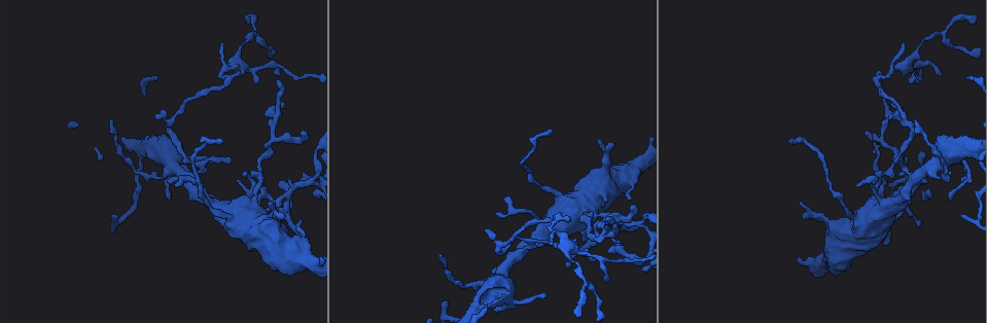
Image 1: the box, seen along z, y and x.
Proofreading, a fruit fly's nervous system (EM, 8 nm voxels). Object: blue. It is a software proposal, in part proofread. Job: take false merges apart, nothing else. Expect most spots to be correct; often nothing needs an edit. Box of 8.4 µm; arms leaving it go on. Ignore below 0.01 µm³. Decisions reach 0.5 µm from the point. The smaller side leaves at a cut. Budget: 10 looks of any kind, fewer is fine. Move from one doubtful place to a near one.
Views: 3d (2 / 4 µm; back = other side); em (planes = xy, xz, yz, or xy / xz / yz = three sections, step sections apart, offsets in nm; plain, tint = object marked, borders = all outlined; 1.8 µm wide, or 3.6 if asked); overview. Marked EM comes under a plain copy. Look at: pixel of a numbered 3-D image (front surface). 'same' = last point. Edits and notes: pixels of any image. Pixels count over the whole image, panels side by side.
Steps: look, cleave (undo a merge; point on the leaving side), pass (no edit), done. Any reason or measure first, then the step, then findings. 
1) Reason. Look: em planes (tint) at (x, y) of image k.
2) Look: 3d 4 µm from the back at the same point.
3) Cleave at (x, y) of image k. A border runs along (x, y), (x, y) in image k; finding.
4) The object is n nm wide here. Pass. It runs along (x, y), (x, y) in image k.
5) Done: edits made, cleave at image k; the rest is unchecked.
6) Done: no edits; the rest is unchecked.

Thick turns thin. Look: 3d 4 µm at (947, 157) of image 1.

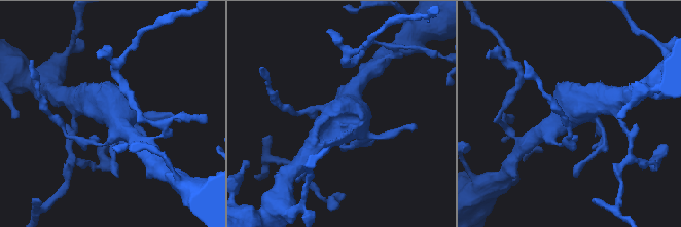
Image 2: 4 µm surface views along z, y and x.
Look: em planes (tint) at (114, 117) of image 2.

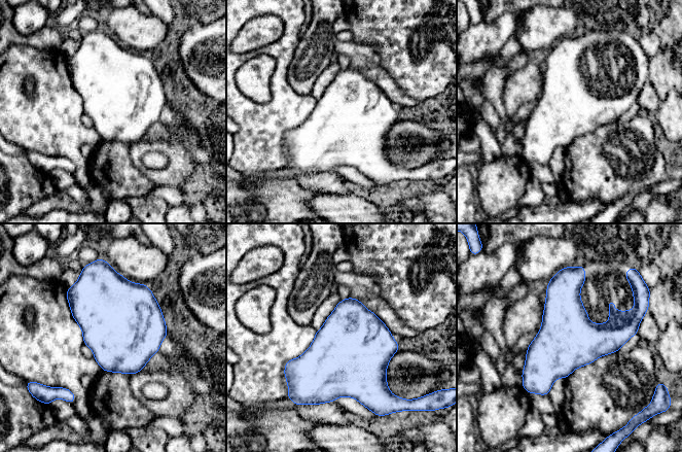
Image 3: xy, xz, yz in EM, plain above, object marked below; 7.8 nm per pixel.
Pass. One neuron here.

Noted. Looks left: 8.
Sharp bend. Look: 3d 4 µm at (911, 196) of image 1.

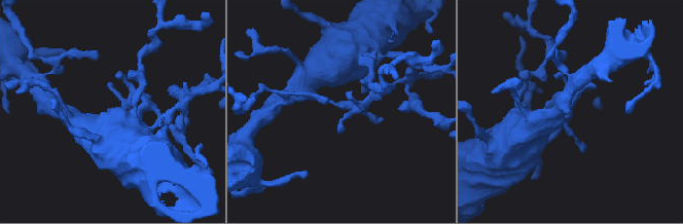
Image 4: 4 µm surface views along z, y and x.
Shape alone is not enough. Look: em yz step 8 (tint) at (128, 104) of image 4.

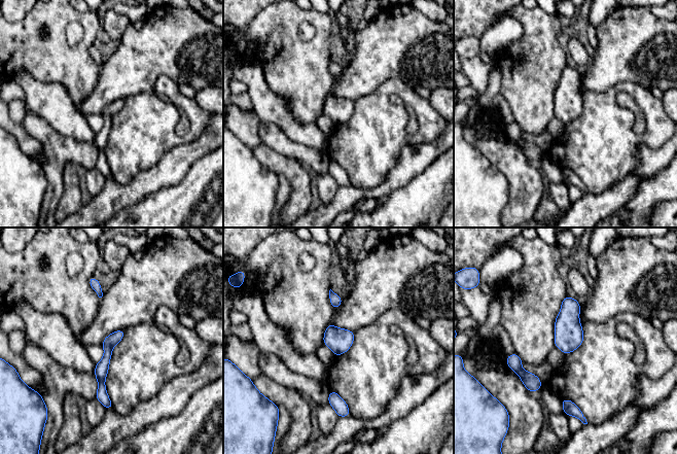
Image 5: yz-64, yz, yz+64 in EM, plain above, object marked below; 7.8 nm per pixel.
Another direction. Look: em xy step 8 (tint) at the same point.

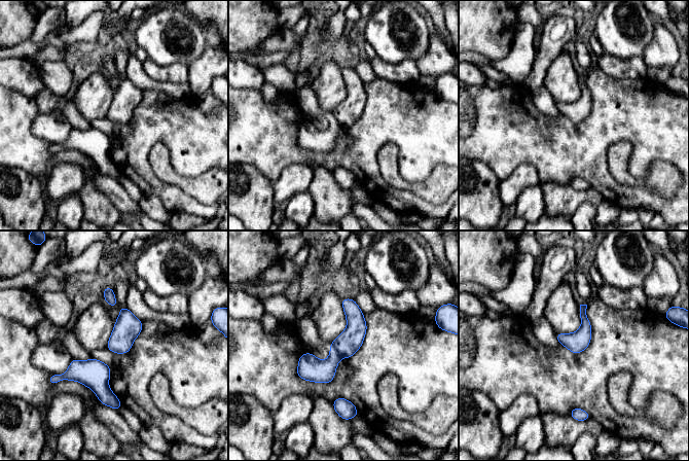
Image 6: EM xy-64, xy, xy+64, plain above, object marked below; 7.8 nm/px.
The object is 160 nm wide here. Pass. It runs along (351, 302), (353, 337), (321, 370), (300, 375) in image 6; one neuron here.

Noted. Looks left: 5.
Abrupt turn. Look: em planes (tint) at (275, 267) of image 1.

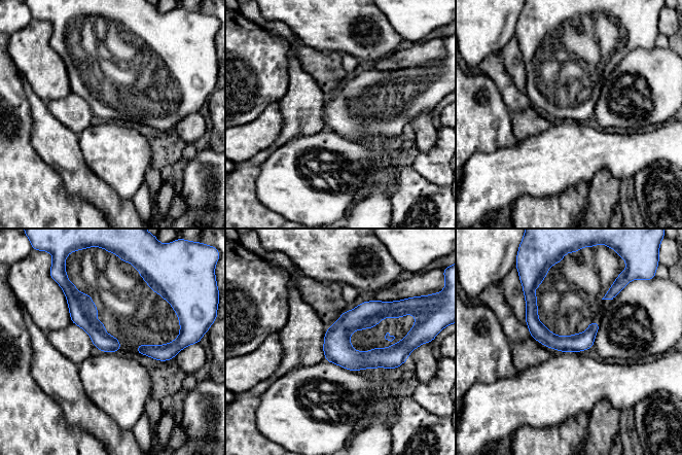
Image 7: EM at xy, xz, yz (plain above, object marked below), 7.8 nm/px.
Pass. All the same neuron.

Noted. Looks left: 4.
Sharp bend. Look: 3d 2 µm at (880, 85) of image 1.

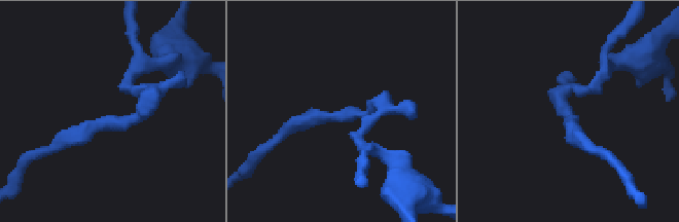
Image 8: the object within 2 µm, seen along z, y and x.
Look: em planes (tint) at (130, 119) of image 8.

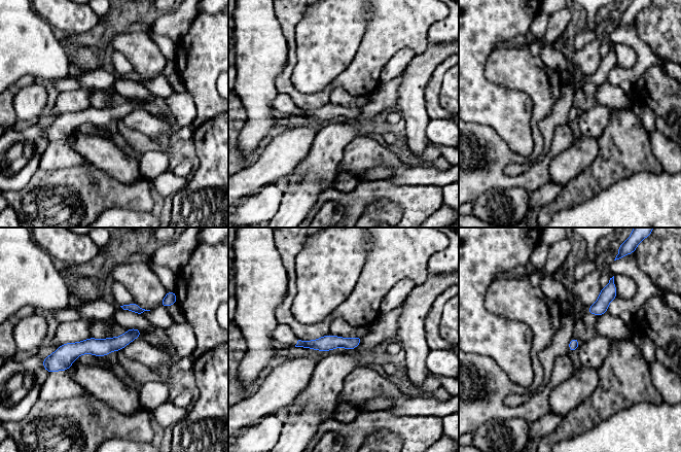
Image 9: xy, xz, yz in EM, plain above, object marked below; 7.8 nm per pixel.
Pass. It runs along (138, 333), (54, 358) in image 9; one neuron here.

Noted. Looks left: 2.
Done: no edits; the rest is unchecked.

